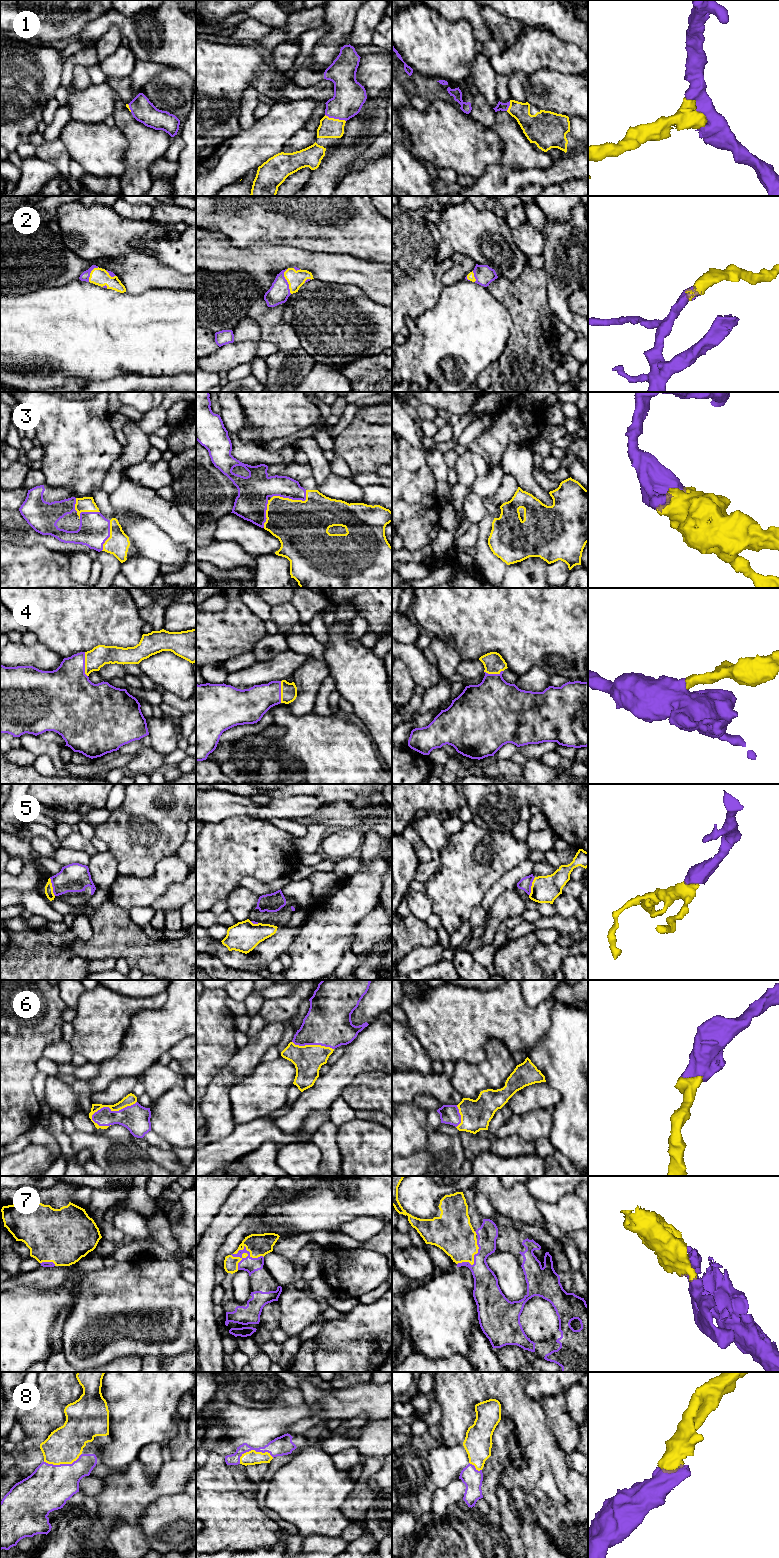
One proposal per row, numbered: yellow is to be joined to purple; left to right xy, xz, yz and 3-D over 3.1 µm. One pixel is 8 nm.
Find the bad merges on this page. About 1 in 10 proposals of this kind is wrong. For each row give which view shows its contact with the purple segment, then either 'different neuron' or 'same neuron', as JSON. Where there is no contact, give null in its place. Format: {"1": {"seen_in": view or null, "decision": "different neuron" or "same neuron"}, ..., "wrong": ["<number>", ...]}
{"1": {"seen_in": "xz", "decision": "same neuron"}, "2": {"seen_in": "xz", "decision": "same neuron"}, "3": {"seen_in": "xz", "decision": "same neuron"}, "4": {"seen_in": "xy", "decision": "same neuron"}, "5": {"seen_in": "yz", "decision": "same neuron"}, "6": {"seen_in": "xy", "decision": "same neuron"}, "7": {"seen_in": "xz", "decision": "same neuron"}, "8": {"seen_in": "xz", "decision": "same neuron"}, "wrong": []}

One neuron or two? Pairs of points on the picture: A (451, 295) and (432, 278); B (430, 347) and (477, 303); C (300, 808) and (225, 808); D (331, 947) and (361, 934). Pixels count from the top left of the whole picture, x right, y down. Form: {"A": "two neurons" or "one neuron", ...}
{"A": "two neurons", "B": "one neuron", "C": "one neuron", "D": "two neurons"}

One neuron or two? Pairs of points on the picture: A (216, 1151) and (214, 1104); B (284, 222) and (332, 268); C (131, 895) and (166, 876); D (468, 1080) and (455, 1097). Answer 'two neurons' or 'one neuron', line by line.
A: two neurons
B: two neurons
C: one neuron
D: two neurons

